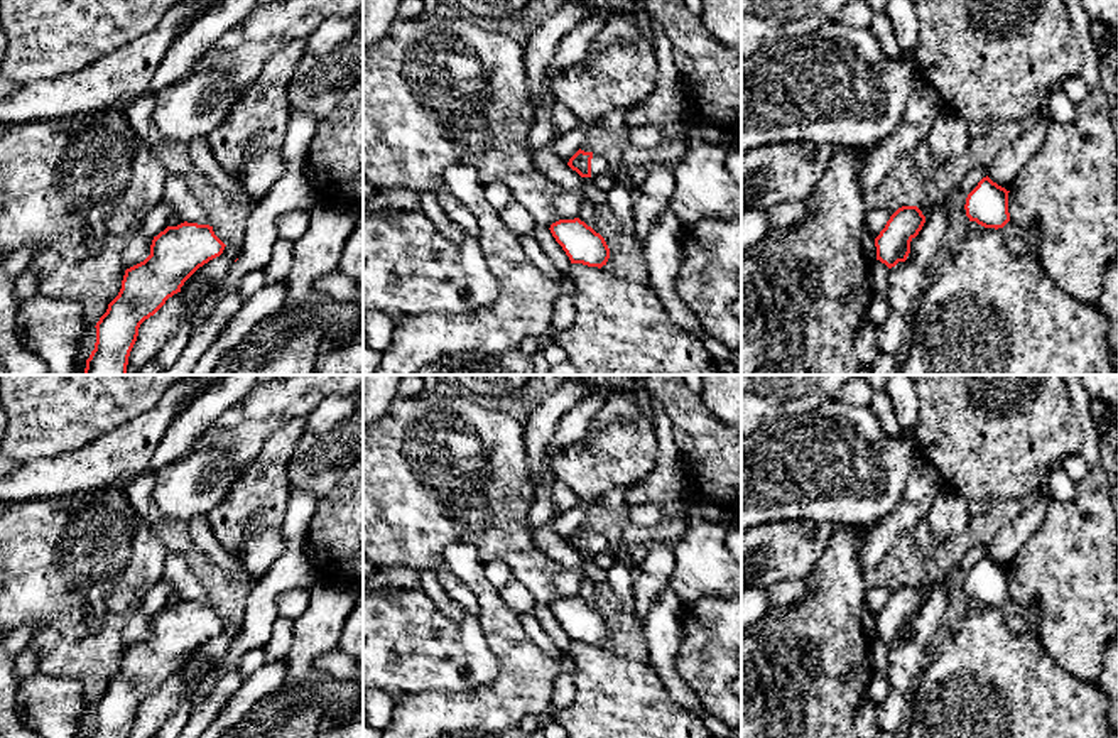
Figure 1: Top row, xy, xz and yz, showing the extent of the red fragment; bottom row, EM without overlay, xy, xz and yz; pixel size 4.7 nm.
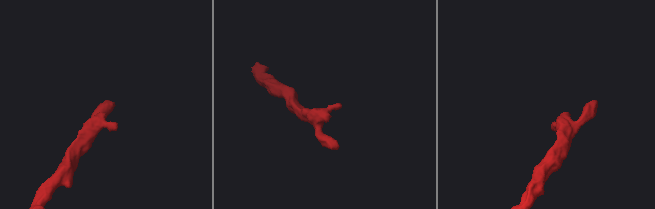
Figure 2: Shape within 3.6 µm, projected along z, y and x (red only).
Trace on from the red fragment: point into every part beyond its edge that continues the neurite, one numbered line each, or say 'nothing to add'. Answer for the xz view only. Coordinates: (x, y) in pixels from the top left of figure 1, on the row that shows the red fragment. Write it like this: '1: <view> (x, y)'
1: xz (600, 166)

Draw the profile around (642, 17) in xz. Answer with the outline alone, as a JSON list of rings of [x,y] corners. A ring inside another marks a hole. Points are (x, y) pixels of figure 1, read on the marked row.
[[[635,0],[633,14],[635,14],[638,29],[643,32],[643,35],[649,41],[654,41],[654,29],[650,24],[652,19],[647,14],[645,0]]]

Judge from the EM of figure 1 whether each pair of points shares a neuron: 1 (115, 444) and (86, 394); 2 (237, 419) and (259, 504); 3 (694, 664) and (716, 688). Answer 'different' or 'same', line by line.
1: different
2: different
3: same

